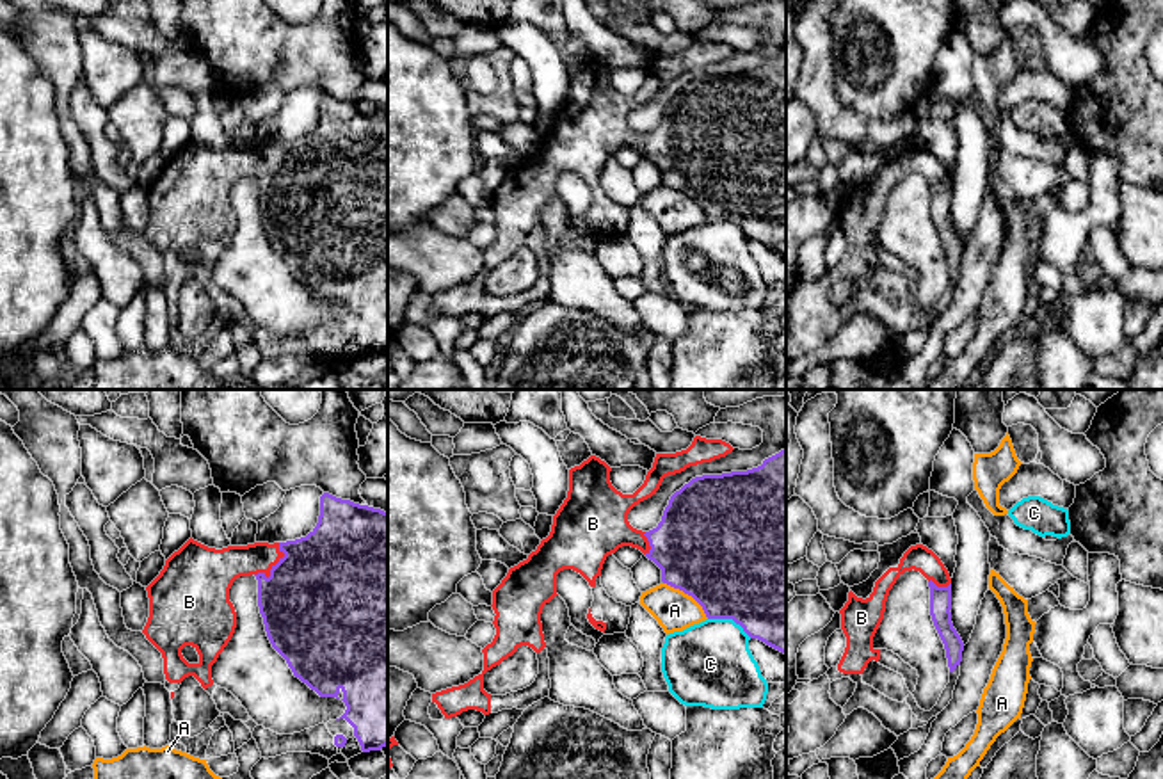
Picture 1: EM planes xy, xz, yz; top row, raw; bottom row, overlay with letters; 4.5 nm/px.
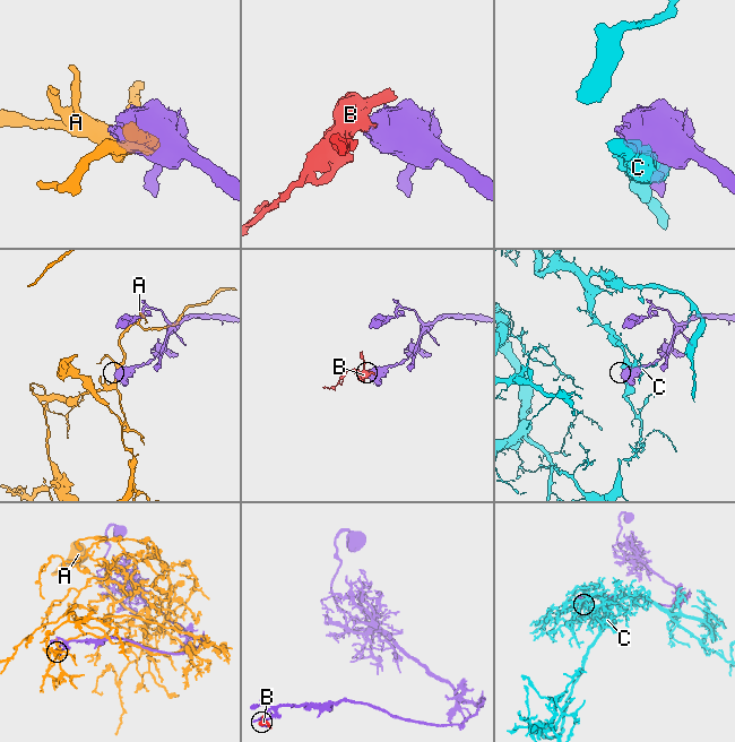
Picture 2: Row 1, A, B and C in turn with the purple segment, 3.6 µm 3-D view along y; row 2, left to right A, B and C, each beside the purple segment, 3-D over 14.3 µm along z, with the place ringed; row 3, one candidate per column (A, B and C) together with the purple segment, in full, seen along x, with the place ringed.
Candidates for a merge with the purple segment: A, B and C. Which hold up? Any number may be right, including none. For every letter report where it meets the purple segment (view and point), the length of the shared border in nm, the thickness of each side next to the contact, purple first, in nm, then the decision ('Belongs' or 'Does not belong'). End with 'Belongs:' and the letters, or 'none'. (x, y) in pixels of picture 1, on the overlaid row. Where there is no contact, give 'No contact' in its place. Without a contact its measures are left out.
A: Touches purple at xz (689, 594). Shared border 260 nm. Thickness 500 nm (purple) against 190 nm. Does not belong
B: Touches purple at xy (274, 566). Shared border 190 nm. Thickness 500 nm (purple) against 180 nm. Belongs
C: Touches purple at xz (729, 618). Shared border 220 nm. Thickness 500 nm (purple) against 380 nm. Does not belong
Belongs: B

